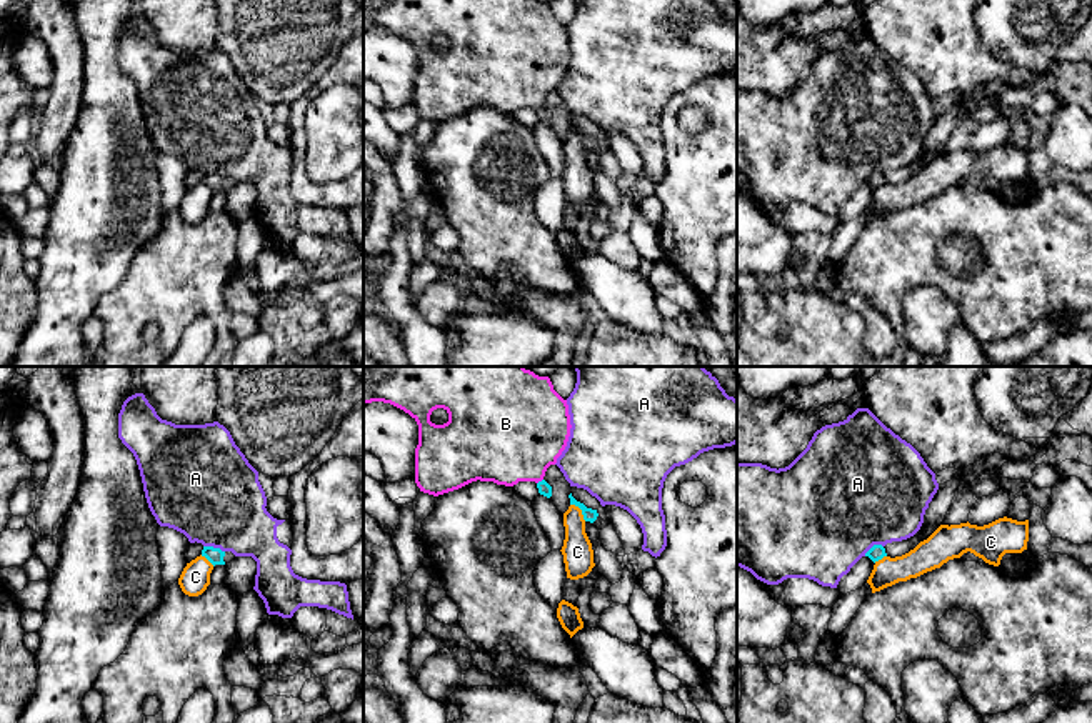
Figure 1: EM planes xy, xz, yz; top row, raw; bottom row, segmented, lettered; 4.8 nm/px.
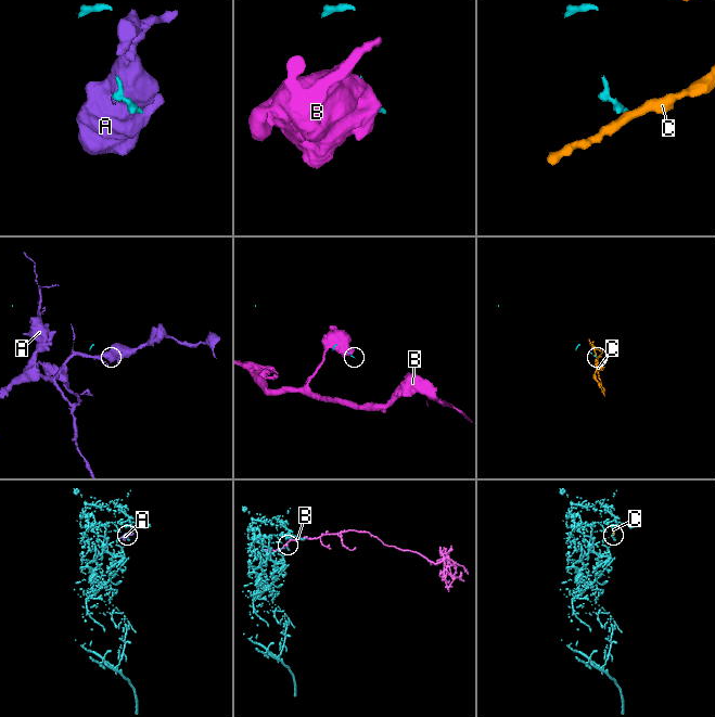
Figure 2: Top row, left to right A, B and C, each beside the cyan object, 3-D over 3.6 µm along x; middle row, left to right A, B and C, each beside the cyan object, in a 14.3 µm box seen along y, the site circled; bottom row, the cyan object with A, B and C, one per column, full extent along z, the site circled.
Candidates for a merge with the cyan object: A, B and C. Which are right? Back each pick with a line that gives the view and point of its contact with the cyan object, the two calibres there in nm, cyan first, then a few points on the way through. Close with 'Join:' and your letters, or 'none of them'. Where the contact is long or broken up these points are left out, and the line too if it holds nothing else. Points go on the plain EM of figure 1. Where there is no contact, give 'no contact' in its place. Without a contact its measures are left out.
Join: none of them

